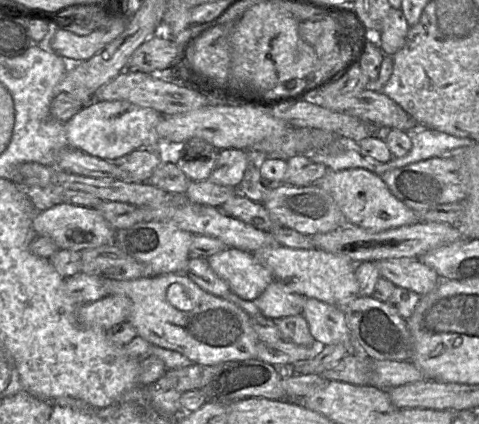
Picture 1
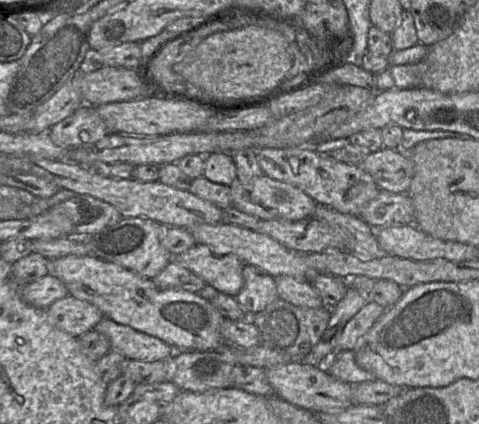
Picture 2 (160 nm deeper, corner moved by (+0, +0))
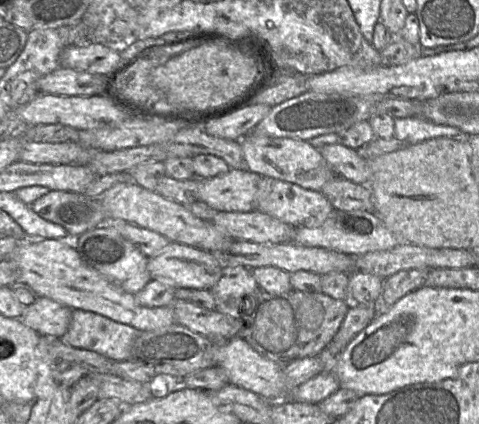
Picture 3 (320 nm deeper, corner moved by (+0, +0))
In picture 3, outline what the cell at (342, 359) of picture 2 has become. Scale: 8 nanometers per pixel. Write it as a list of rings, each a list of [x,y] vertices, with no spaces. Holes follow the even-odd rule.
[[[329,368],[291,391],[290,400],[318,404],[339,388],[337,377]]]

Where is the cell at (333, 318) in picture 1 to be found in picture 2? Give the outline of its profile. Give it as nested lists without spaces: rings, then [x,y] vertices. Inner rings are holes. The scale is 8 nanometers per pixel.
[[[281,275],[274,278],[278,298],[295,306],[320,308],[323,305],[321,298],[311,283],[288,275]]]

